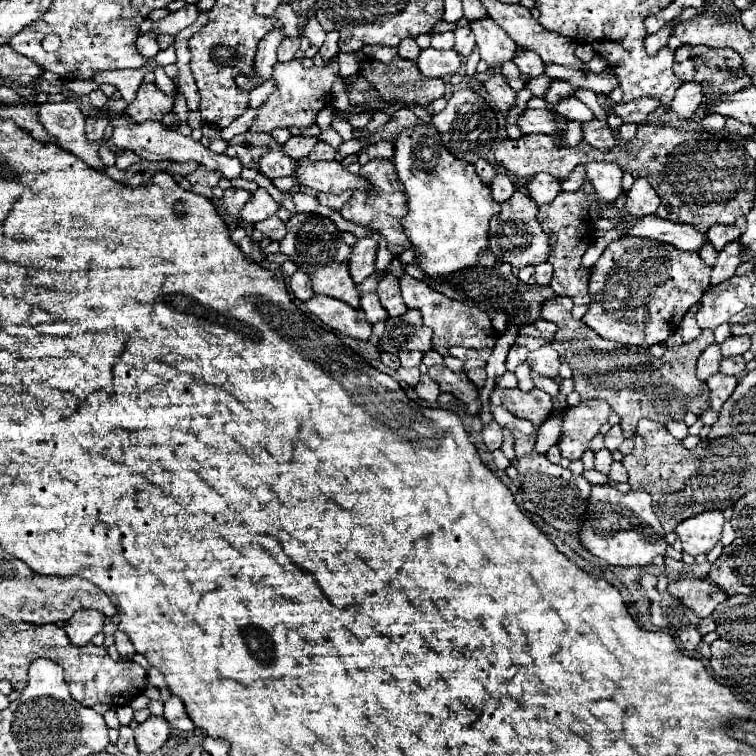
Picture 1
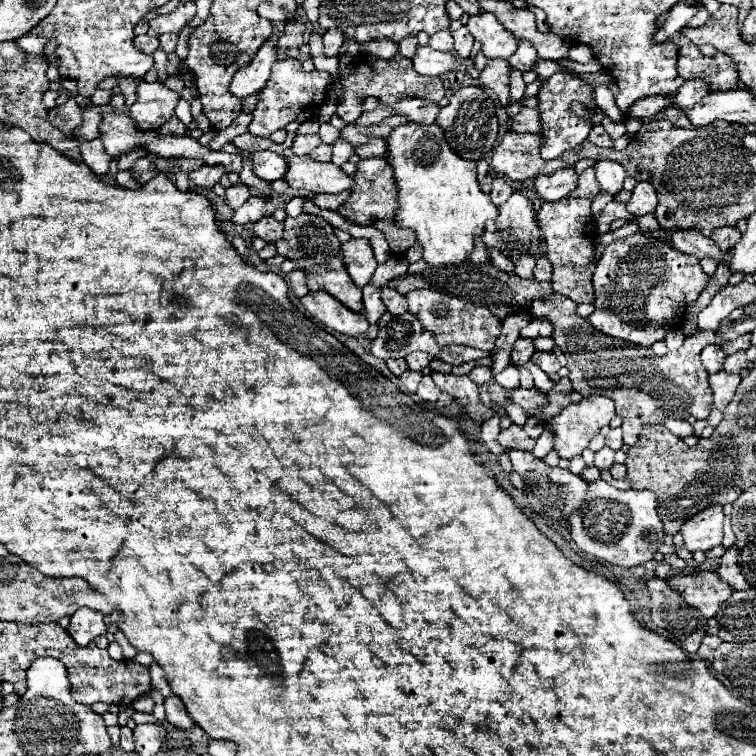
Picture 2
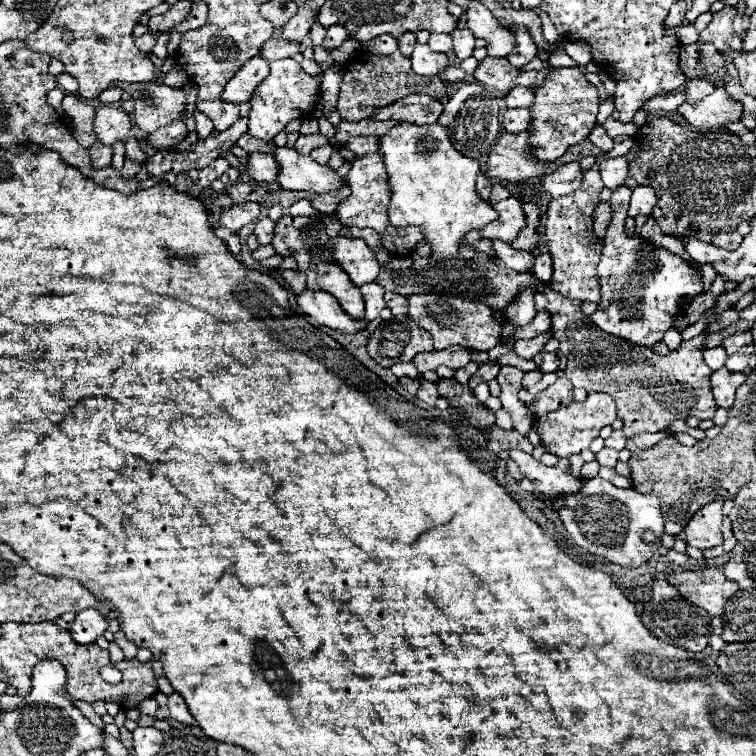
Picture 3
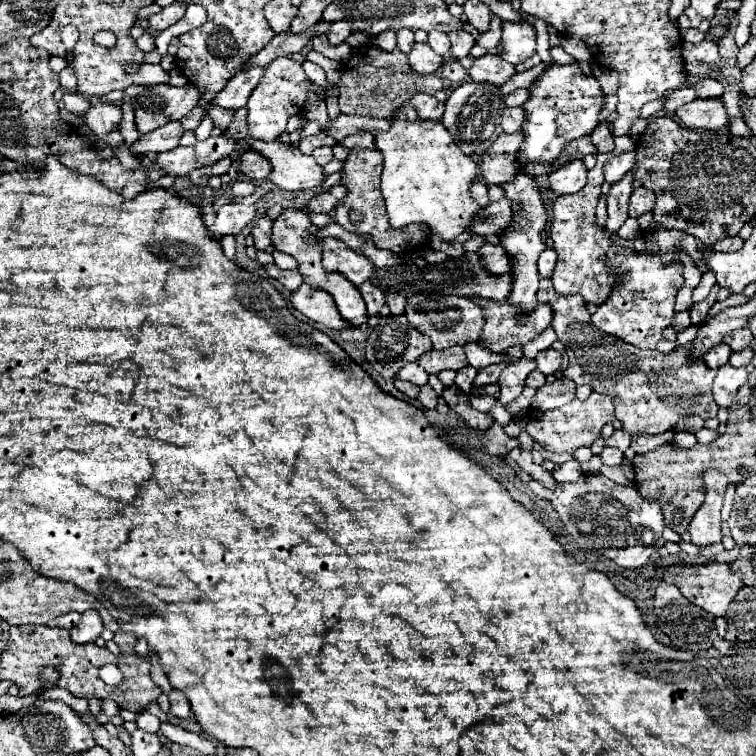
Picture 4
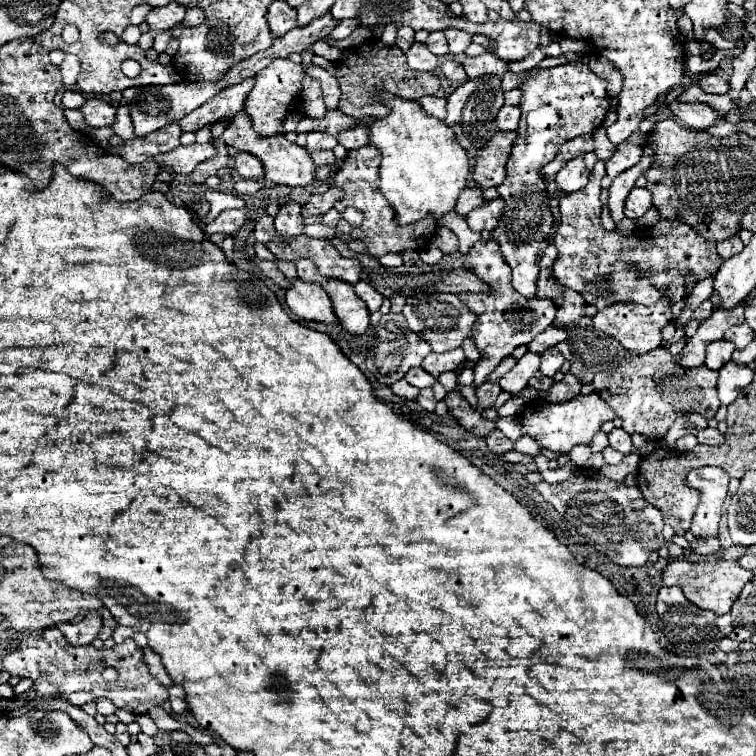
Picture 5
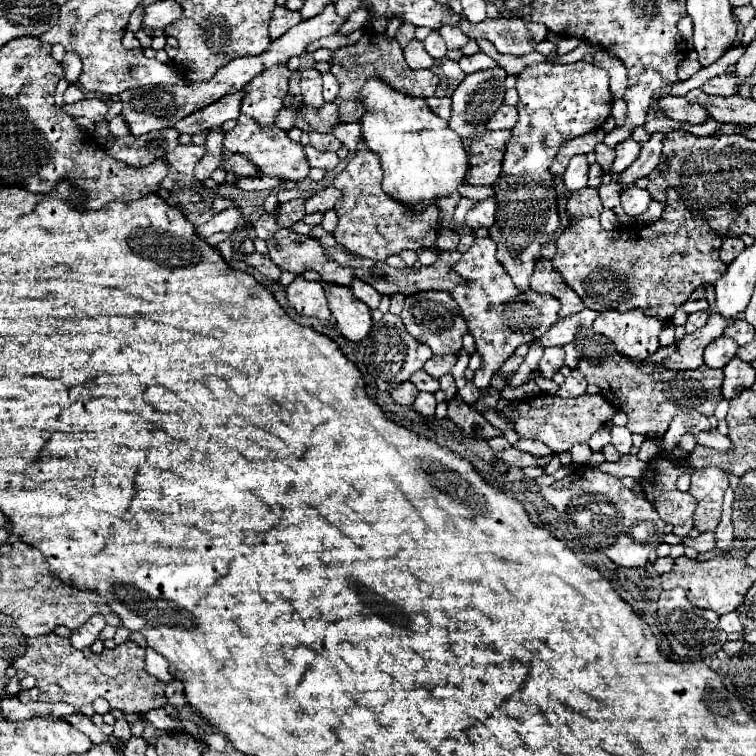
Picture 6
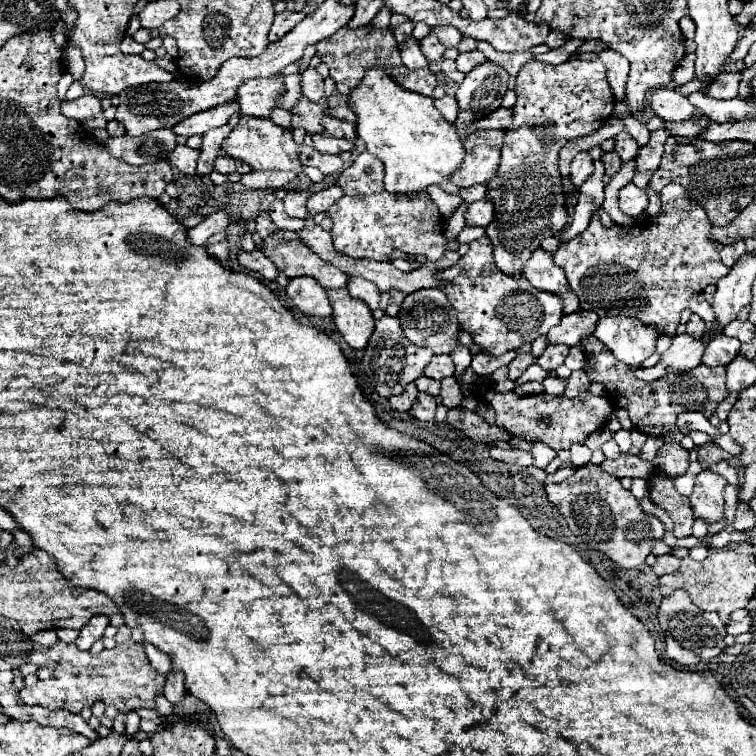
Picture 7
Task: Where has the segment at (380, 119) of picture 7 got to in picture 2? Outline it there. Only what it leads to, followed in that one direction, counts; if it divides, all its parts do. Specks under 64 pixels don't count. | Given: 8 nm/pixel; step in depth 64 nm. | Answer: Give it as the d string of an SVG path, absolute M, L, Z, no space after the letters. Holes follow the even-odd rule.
M404 124L392 130L388 136L388 162L394 168L394 180L398 186L398 212L396 224L402 228L410 228L416 232L416 242L422 246L422 260L428 266L452 266L466 262L470 252L474 250L474 240L484 236L484 224L498 214L498 206L492 204L490 196L480 190L476 178L476 162L458 158L448 142L444 140L444 132L440 126L424 126L424 124Z

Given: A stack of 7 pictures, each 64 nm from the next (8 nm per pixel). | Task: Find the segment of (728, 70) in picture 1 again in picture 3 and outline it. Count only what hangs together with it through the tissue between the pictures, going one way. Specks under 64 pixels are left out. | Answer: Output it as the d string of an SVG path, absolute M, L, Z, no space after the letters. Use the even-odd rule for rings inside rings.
M690 44L680 48L680 70L686 78L708 78L722 82L726 78L726 60L712 44Z

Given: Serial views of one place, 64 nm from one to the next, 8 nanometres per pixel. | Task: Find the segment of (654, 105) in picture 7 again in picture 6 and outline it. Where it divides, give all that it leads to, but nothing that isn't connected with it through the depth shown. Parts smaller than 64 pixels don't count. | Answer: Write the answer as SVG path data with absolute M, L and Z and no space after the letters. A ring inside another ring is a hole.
M662 96L658 100L660 104L660 110L672 118L672 120L678 120L678 122L688 122L688 124L702 124L710 118L710 114L700 108L698 104L692 104L688 102L686 98L678 98L678 96Z

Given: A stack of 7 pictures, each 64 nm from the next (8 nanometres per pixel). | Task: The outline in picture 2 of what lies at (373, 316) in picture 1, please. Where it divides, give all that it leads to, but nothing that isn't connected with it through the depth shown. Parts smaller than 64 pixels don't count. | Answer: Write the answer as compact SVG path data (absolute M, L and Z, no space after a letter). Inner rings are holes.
M364 286L362 294L364 294L364 314L370 324L376 324L380 316L386 312L386 306L380 300L380 290L374 286Z

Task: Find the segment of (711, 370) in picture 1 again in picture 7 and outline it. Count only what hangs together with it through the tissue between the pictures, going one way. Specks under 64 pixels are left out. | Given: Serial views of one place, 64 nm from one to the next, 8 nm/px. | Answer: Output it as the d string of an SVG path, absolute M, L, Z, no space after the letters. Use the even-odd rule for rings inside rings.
M718 334L706 348L702 356L702 364L706 366L726 366L732 362L740 352L740 342L738 338L730 338L724 334Z

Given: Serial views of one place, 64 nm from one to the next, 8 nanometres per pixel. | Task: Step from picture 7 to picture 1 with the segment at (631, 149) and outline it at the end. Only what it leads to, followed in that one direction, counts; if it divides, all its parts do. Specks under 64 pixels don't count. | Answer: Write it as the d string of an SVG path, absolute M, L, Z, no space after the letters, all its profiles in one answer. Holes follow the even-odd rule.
M590 162L586 166L586 178L594 186L598 198L612 202L622 194L622 170L612 162Z

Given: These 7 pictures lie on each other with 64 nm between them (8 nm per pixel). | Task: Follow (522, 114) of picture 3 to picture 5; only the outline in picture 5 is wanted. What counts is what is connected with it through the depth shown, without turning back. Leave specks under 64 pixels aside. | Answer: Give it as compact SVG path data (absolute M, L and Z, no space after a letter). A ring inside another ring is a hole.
M502 106L498 116L496 116L496 124L502 132L512 132L518 128L520 122L520 108L518 106Z

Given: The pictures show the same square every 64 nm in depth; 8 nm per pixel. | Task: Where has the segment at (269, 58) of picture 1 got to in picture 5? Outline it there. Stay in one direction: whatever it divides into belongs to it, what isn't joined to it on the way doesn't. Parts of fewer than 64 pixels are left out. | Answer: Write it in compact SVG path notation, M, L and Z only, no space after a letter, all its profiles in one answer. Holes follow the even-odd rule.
M256 76L244 78L244 82L236 86L228 86L228 90L222 90L220 94L216 94L216 98L210 98L208 102L204 102L204 106L184 116L180 120L180 128L184 132L196 132L198 128L206 124L214 124L220 118L232 118L236 112L244 108L244 98L250 94L254 82L256 82Z

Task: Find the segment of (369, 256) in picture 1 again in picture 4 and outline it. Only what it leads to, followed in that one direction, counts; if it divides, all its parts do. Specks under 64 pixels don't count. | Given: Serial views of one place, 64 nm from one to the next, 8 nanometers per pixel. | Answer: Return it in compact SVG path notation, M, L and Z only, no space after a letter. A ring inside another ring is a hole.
M324 238L324 252L322 252L322 266L326 272L340 272L344 274L354 286L368 282L374 274L374 264L362 252L348 248L338 238Z

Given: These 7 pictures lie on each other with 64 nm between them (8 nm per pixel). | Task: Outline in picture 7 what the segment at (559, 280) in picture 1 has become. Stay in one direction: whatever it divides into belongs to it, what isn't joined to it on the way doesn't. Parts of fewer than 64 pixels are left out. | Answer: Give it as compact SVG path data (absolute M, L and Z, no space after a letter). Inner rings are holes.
M668 184L662 192L662 210L658 220L648 220L644 226L612 226L604 228L598 220L598 212L592 214L588 228L568 242L560 242L554 262L566 272L570 288L576 292L582 310L594 310L598 316L636 316L644 324L654 324L660 334L674 334L680 324L680 312L688 308L688 300L702 292L708 284L716 284L728 274L728 268L720 262L722 244L710 238L710 222L704 208L690 202L684 186Z

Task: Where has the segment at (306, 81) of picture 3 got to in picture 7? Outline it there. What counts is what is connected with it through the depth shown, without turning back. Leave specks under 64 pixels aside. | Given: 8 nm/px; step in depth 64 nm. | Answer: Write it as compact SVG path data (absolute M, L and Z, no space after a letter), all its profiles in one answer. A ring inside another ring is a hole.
M274 74L268 78L254 78L238 88L240 112L256 118L270 118L270 110L276 108L278 98L284 96L284 76Z

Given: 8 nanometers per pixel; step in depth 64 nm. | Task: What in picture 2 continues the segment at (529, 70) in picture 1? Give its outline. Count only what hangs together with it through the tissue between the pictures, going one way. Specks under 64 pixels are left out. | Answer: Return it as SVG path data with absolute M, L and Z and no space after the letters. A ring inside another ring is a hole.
M520 42L516 54L512 54L512 58L510 58L510 64L514 68L518 68L520 72L532 70L536 66L536 62L538 62L538 54L530 42Z

